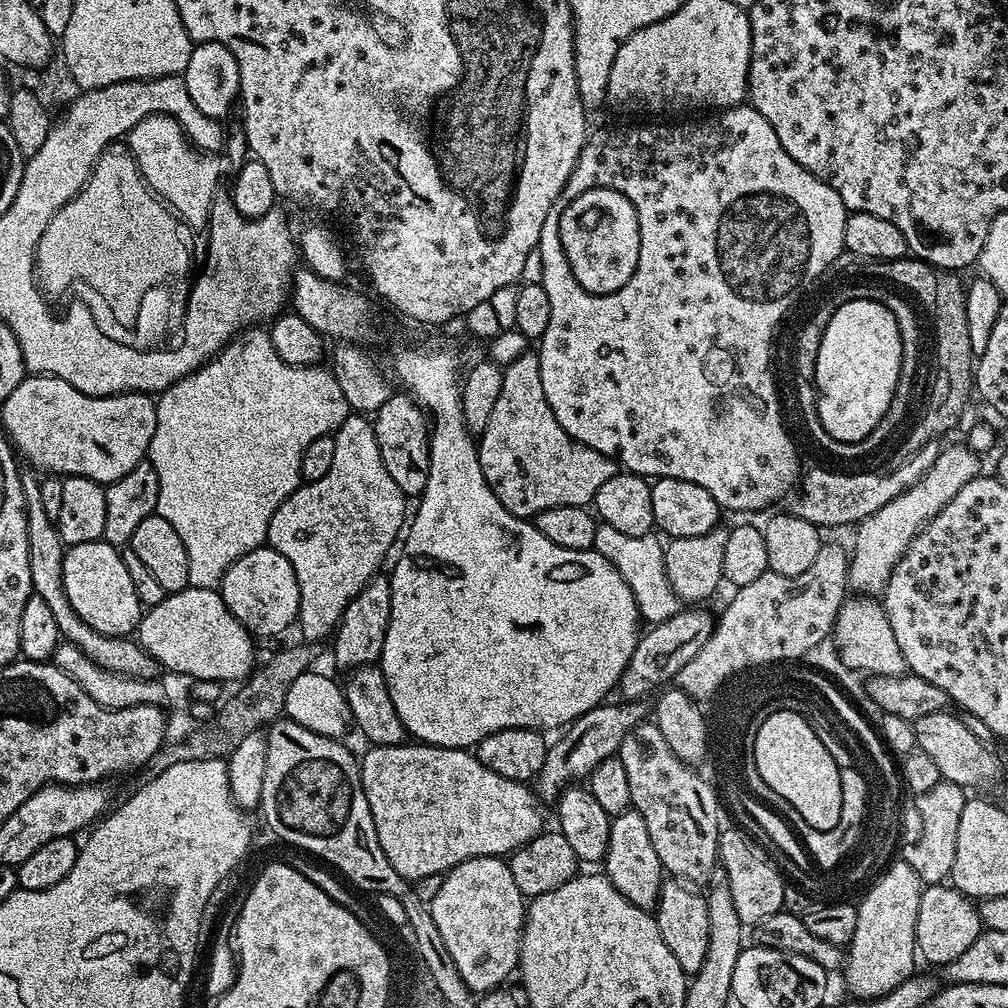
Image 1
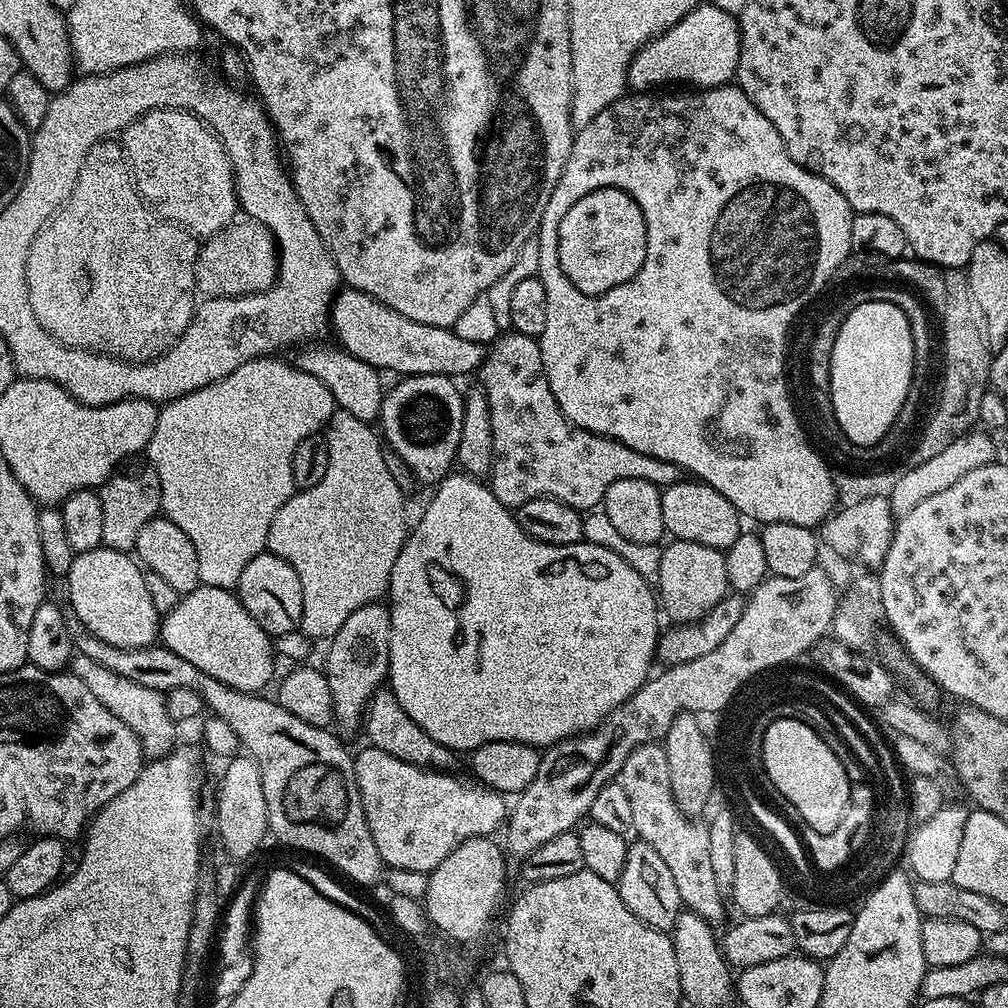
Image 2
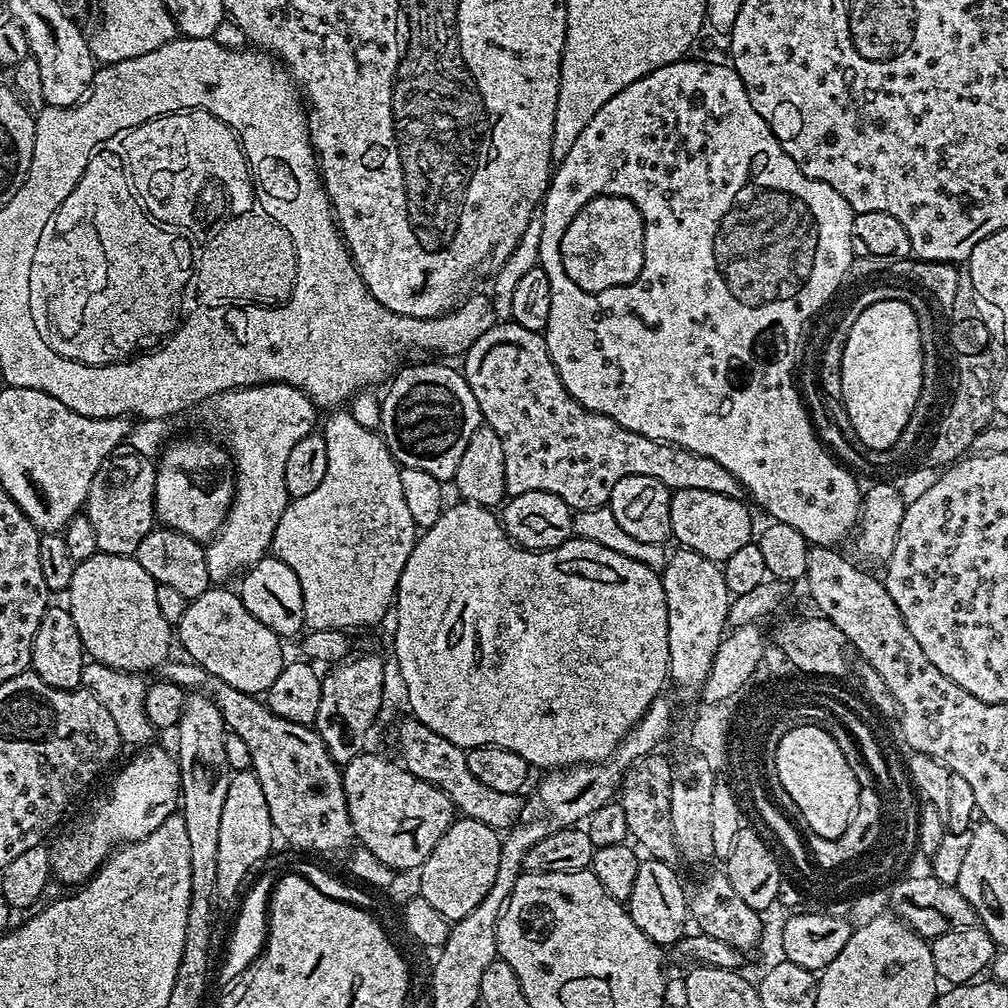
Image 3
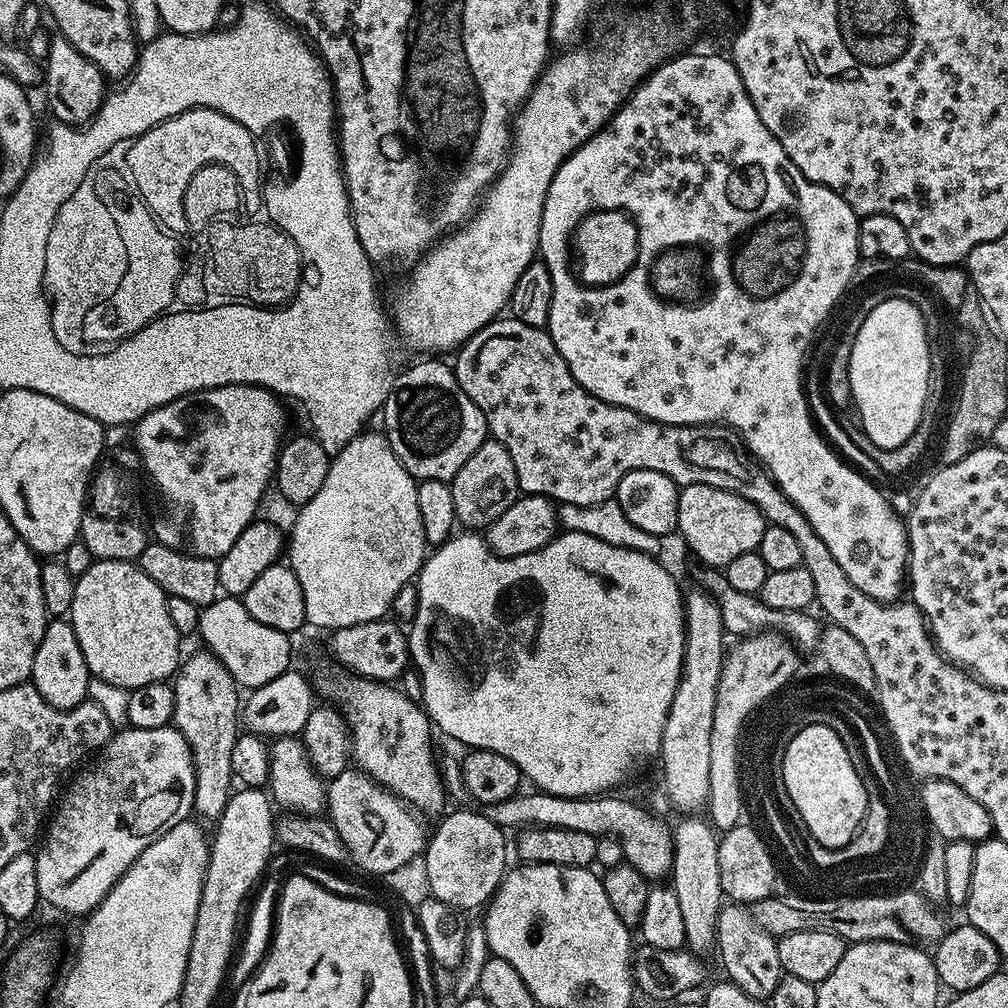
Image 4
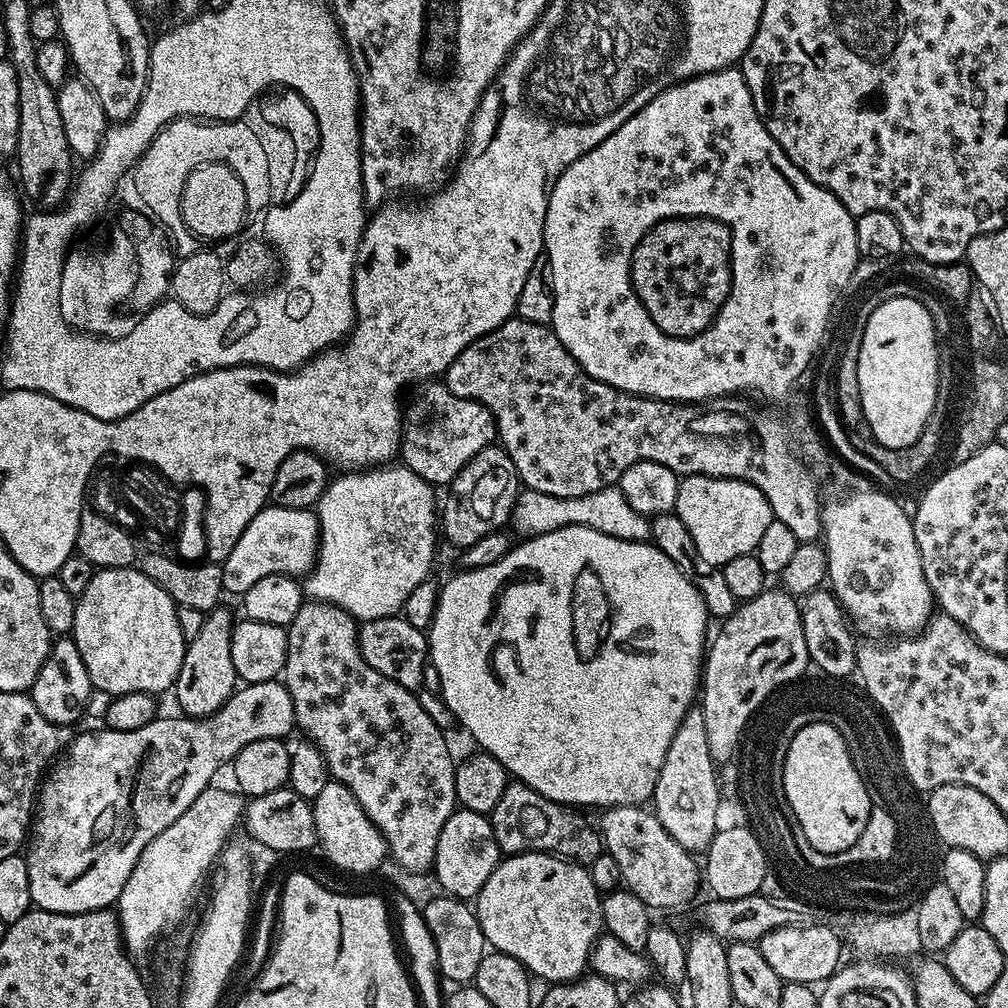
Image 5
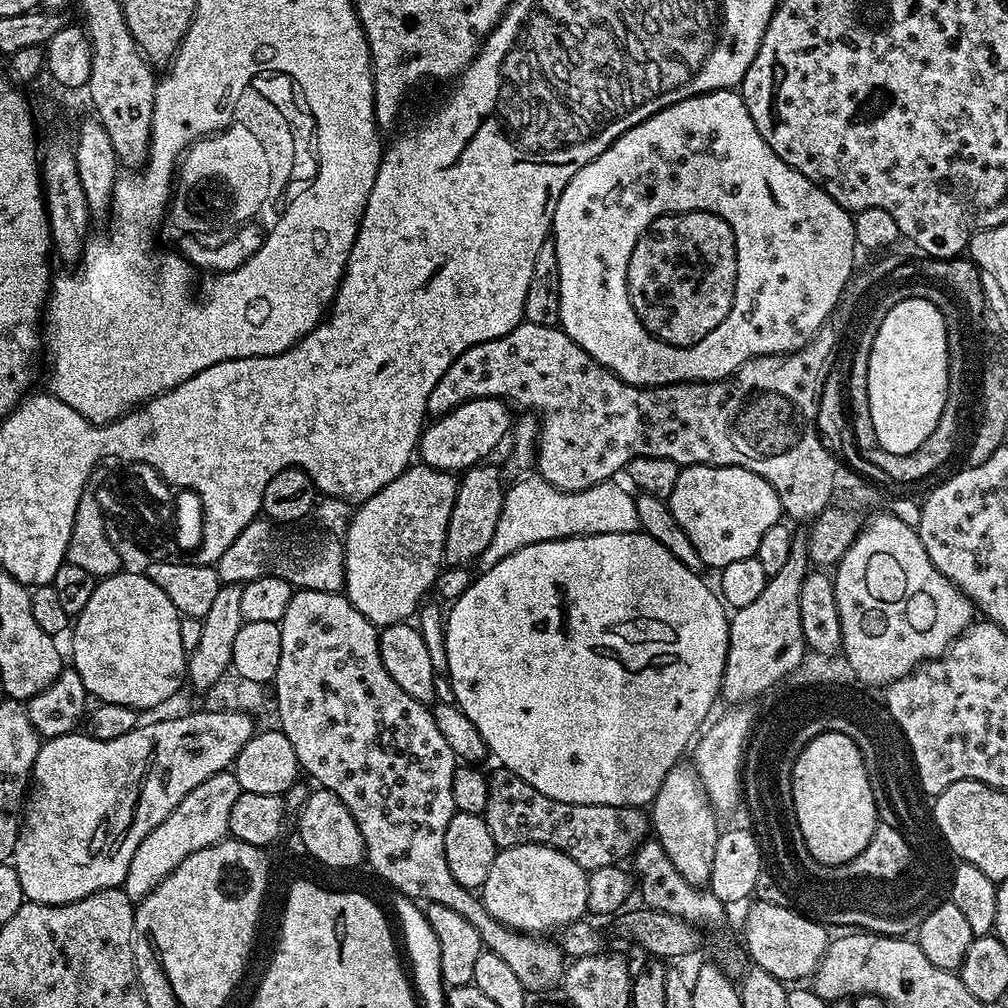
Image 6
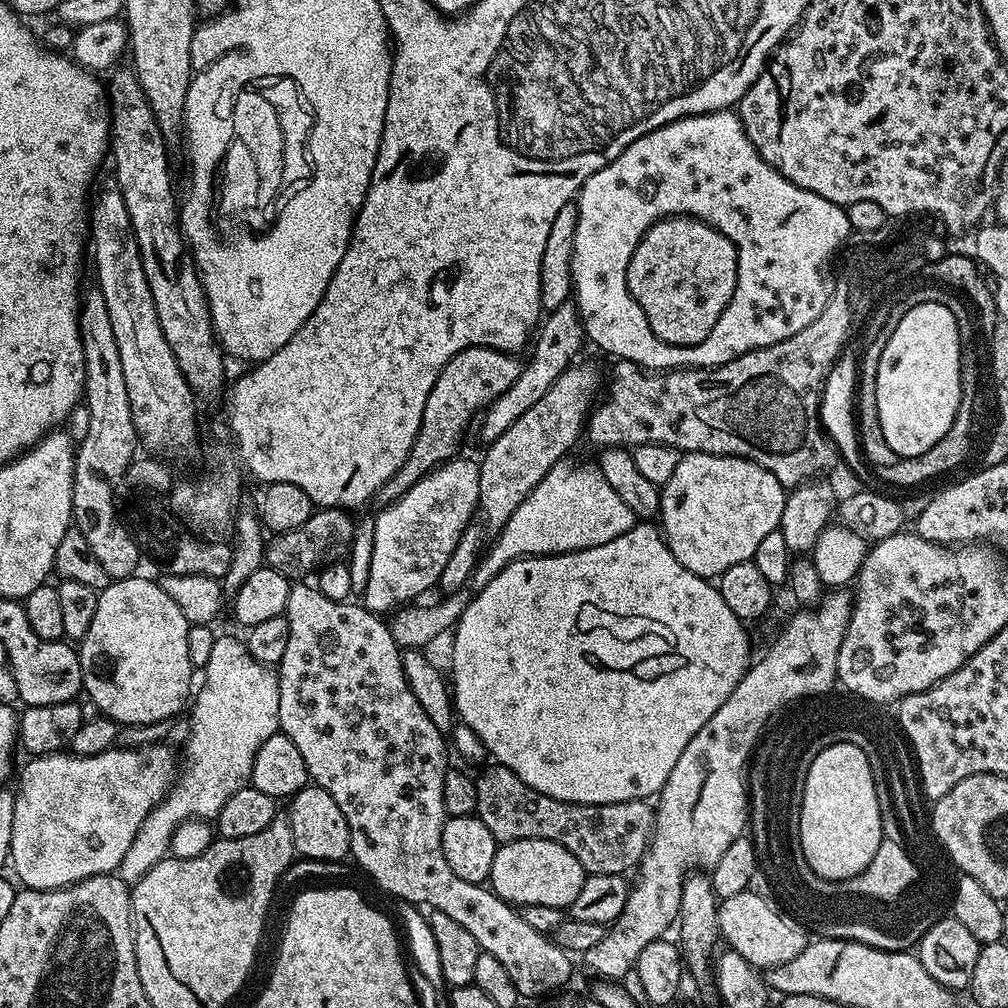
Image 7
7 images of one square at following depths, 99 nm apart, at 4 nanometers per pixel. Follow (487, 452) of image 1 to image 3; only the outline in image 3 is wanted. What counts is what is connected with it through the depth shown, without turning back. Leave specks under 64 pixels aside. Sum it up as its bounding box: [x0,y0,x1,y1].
[462,322,742,510]

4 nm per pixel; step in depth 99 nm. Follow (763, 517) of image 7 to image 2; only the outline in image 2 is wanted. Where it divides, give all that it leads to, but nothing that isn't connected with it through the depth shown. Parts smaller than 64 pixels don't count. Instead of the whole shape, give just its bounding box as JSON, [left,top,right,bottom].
[661,478,742,550]

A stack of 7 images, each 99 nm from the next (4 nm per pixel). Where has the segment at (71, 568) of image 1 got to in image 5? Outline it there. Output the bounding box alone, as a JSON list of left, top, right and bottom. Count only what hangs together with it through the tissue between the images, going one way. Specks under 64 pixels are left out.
[70,567,186,697]

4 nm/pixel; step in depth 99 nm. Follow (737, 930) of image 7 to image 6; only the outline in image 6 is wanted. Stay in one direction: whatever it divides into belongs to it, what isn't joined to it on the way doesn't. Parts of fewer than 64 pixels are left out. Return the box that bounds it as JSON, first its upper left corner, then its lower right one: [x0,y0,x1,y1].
[742,900,830,982]

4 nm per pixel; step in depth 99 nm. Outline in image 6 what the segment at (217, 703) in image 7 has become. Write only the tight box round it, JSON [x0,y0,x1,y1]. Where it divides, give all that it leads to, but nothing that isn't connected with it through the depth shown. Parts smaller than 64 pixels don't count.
[122,770,240,902]

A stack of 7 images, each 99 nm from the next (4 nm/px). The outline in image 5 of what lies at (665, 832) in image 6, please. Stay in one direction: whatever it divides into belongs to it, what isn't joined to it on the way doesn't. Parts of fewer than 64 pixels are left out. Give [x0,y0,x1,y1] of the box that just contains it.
[650,706,720,854]

